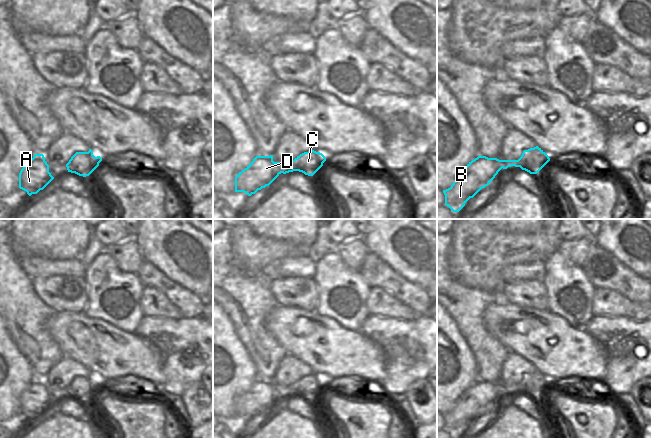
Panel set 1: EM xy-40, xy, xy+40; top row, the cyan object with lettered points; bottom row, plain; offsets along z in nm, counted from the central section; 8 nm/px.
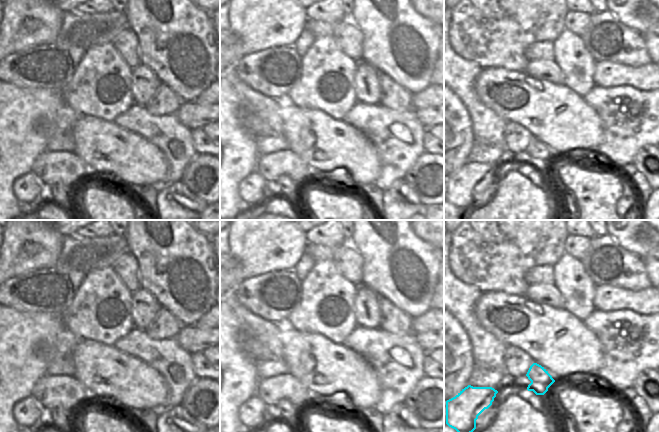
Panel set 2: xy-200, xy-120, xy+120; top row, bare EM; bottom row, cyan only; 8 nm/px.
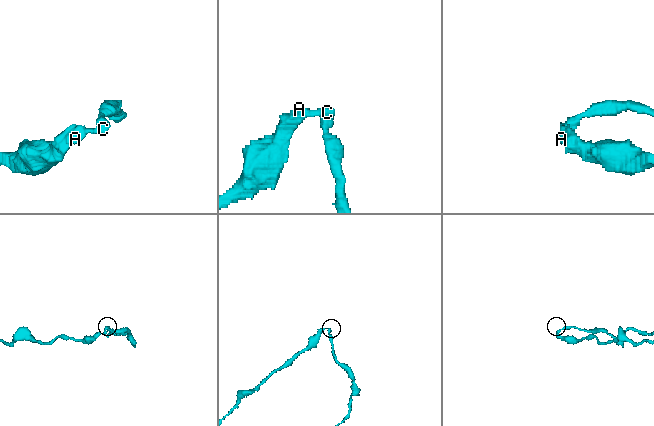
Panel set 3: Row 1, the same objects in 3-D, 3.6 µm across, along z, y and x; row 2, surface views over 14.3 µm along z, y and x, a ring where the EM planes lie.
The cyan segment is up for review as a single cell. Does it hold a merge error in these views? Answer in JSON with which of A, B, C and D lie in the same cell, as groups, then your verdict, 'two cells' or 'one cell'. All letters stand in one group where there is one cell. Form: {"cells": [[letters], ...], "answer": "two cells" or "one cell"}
{"cells": [["A", "B", "D"], ["C"]], "answer": "two cells"}

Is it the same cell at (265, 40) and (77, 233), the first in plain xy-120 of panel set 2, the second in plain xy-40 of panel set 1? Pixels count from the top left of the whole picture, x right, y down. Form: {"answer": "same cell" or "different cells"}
{"answer": "same cell"}

